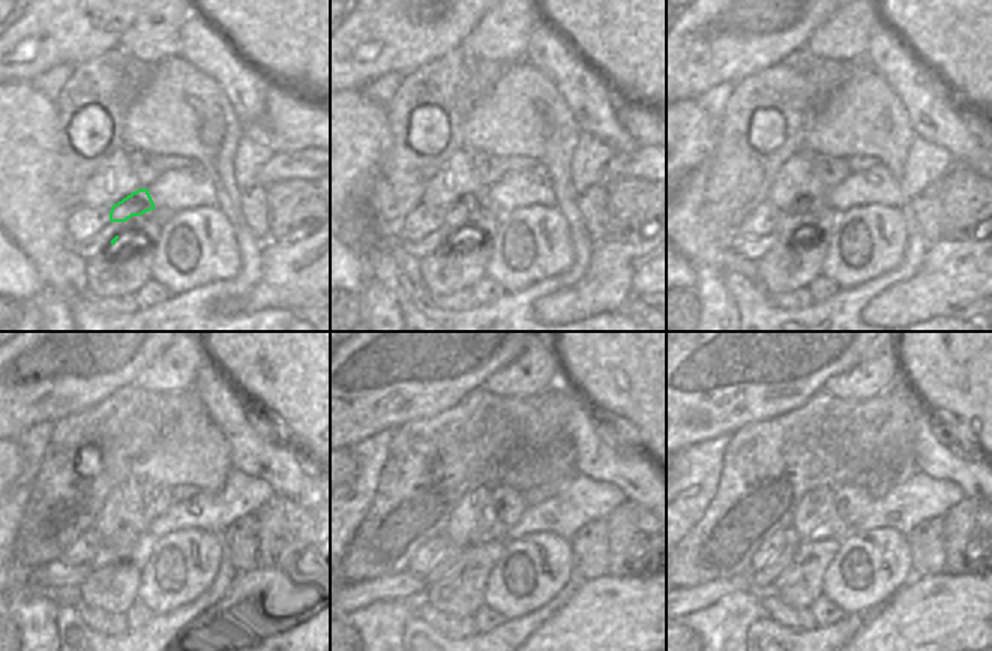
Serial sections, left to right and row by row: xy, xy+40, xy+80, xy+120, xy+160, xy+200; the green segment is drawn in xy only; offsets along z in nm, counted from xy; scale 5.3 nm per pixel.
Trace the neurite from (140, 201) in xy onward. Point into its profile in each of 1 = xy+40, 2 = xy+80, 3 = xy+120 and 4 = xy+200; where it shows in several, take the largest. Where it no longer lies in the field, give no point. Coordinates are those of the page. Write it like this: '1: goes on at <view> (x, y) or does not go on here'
1: goes on at xy+40 (465, 210)
2: goes on at xy+80 (793, 219)
3: goes on at xy+120 (113, 555)
4: goes on at xy+200 (761, 581)

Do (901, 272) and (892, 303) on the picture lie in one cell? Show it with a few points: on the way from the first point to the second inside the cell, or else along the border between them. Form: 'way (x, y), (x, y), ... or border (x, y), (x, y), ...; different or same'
border (923, 257), (905, 281), (892, 284), (868, 300); different

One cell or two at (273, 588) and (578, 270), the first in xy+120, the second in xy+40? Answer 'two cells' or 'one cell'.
two cells

